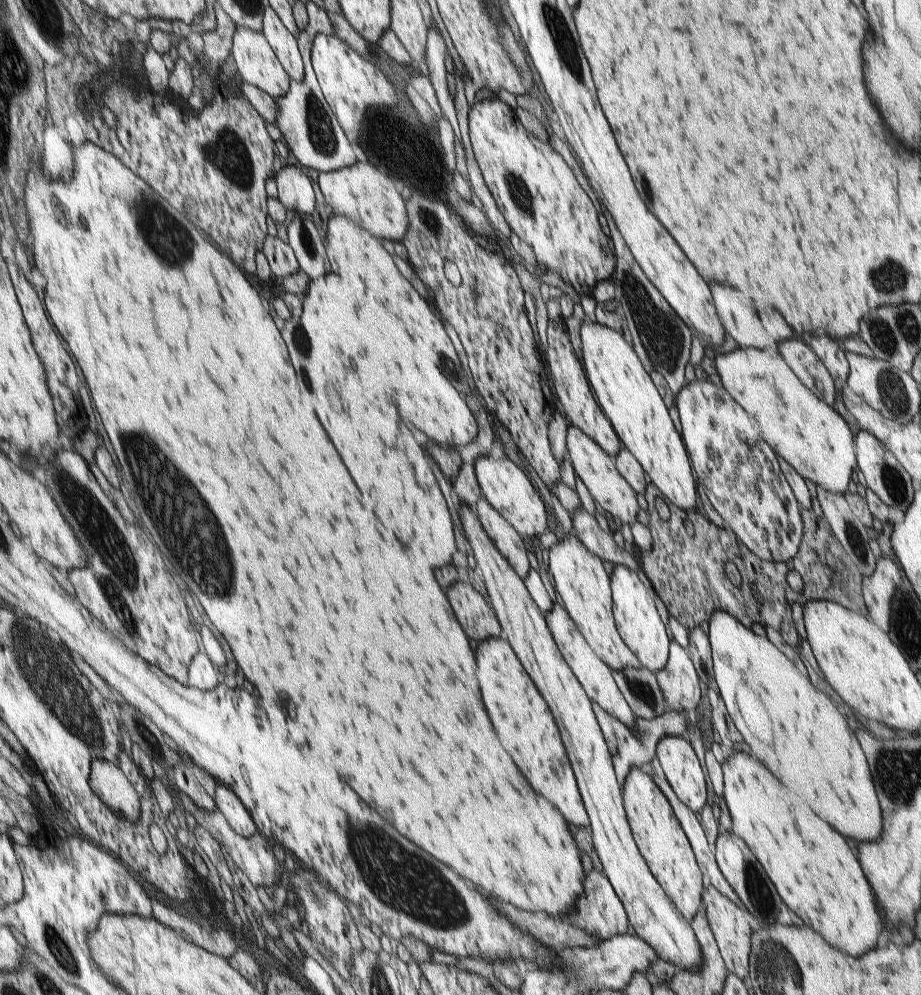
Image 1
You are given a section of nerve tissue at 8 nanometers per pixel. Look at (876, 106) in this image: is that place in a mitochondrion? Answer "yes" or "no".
no

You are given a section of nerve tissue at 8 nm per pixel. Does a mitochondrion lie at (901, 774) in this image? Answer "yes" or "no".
yes

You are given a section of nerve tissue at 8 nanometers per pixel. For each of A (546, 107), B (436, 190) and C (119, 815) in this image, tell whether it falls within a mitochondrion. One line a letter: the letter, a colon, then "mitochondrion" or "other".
A: other
B: mitochondrion
C: other

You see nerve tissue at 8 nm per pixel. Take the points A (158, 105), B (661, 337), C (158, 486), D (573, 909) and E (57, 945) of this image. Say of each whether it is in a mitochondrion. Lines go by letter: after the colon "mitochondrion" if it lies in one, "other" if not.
A: other
B: mitochondrion
C: mitochondrion
D: other
E: mitochondrion

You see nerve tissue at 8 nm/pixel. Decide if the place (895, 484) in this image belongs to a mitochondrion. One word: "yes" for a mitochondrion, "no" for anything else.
yes

